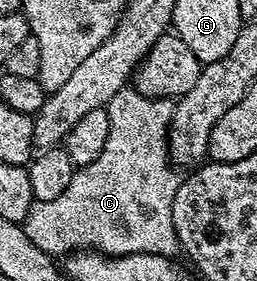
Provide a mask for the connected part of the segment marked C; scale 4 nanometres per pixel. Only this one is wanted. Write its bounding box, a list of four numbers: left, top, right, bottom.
[24,87,180,258]

